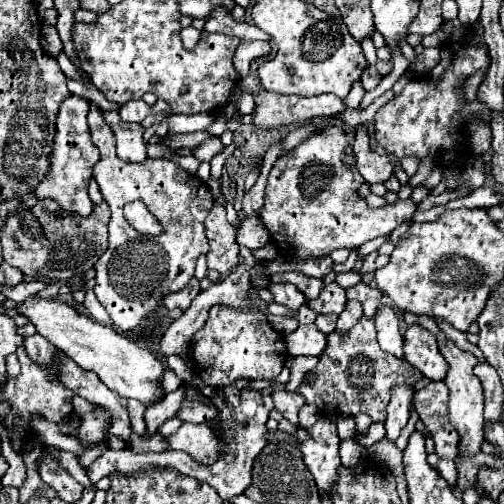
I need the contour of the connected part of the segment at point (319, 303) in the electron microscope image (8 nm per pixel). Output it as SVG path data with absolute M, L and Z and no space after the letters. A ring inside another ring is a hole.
M331 283L331 285L325 285L321 295L317 299L311 299L307 301L307 305L315 311L315 313L335 313L339 315L343 309L345 309L345 289L339 287L337 283Z

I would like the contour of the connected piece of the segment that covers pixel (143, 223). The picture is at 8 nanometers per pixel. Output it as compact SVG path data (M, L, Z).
M133 201L125 205L125 219L141 235L159 235L163 231L163 225L157 221L157 217L153 217L153 213L149 213L145 203L141 201Z

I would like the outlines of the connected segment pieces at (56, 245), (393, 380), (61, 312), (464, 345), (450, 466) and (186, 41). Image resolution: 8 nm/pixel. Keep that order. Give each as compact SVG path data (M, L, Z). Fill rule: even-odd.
M51 199L39 201L39 205L35 205L33 211L37 211L37 219L41 219L41 223L45 223L45 235L49 235L49 239L45 239L45 243L37 243L37 239L29 239L29 237L21 235L21 229L17 227L17 219L9 219L9 223L5 223L5 227L1 229L3 259L13 263L13 267L21 269L25 275L43 277L49 281L65 281L65 279L71 279L71 277L91 269L97 263L97 259L105 253L107 237L109 237L107 223L109 223L109 215L111 215L105 201L95 205L93 213L89 217L81 217L77 213L63 211Z
M361 319L347 335L331 333L329 347L321 355L319 365L315 367L317 379L309 385L301 385L297 391L319 407L321 415L337 417L355 417L357 413L367 413L373 421L383 421L385 415L375 415L375 407L381 411L389 403L391 389L395 385L415 385L421 379L421 371L411 367L407 361L389 355L379 347L375 319Z
M29 295L25 301L17 303L17 311L27 317L37 327L37 331L59 351L65 351L65 355L71 357L79 367L95 371L99 379L105 381L105 385L117 391L121 397L133 397L145 405L153 405L161 399L157 385L165 369L159 357L153 355L147 347L125 339L111 327L97 323L95 319L79 313L73 305L67 305L63 301Z
M435 319L435 321L440 329L457 345L457 347L471 352L473 355L475 355L479 362L485 361L482 351L477 345L472 345L467 340L465 333L451 328L452 326L443 319Z
M439 459L437 469L441 471L441 477L445 477L445 481L447 481L447 483L455 485L455 479L457 479L457 465L455 465L455 461L449 461L449 459Z
M192 26L182 28L180 31L180 37L181 37L183 46L187 50L192 50L196 46L200 35L201 35L201 31L199 31L198 29Z

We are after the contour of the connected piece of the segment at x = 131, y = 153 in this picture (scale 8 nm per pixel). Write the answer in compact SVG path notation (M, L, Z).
M117 111L103 113L105 121L115 131L117 155L123 161L141 163L147 159L147 141L143 139L143 127L139 123L123 123Z

